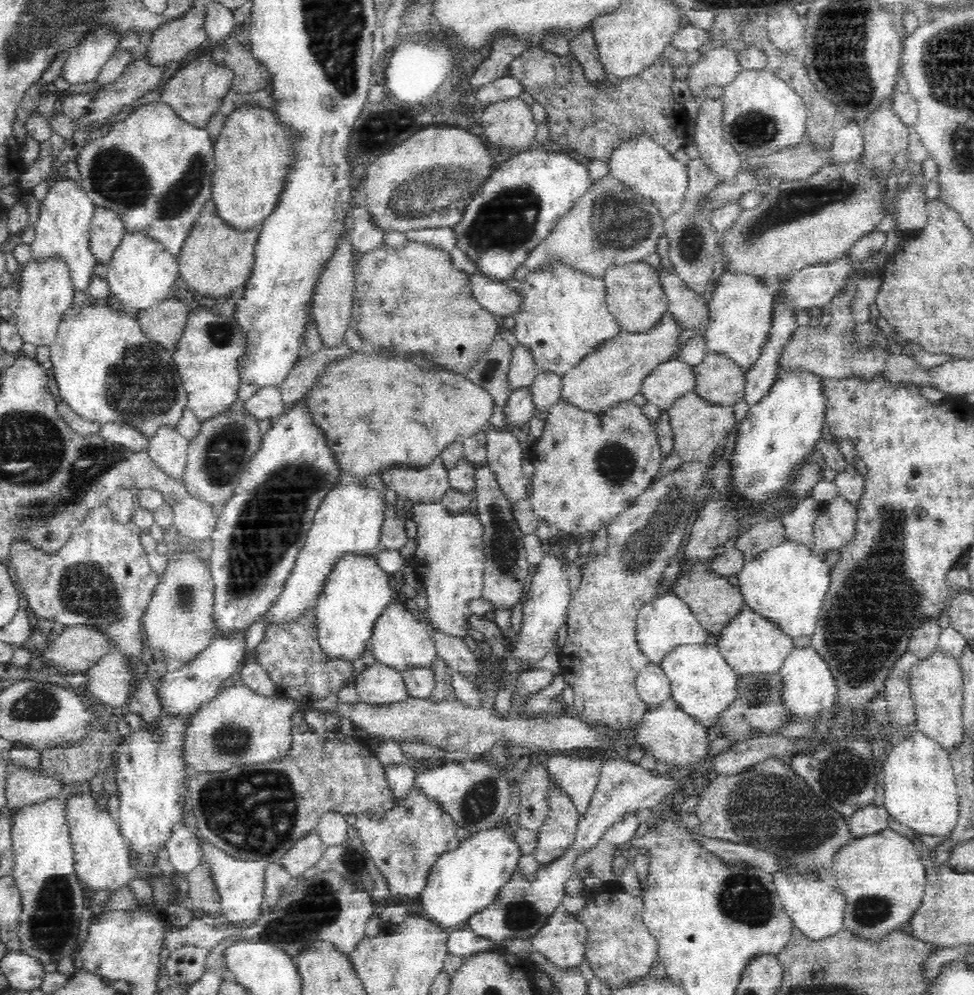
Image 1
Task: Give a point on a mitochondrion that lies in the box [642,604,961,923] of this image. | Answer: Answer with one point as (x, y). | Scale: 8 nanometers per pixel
(766, 804)

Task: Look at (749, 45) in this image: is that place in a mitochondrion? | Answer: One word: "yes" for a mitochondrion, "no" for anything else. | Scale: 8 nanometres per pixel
no

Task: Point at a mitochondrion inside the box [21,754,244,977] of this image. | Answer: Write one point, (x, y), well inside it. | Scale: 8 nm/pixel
(52, 926)

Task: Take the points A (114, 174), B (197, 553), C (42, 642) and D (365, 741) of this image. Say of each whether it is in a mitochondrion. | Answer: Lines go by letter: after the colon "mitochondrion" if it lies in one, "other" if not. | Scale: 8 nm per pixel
A: mitochondrion
B: other
C: other
D: other

